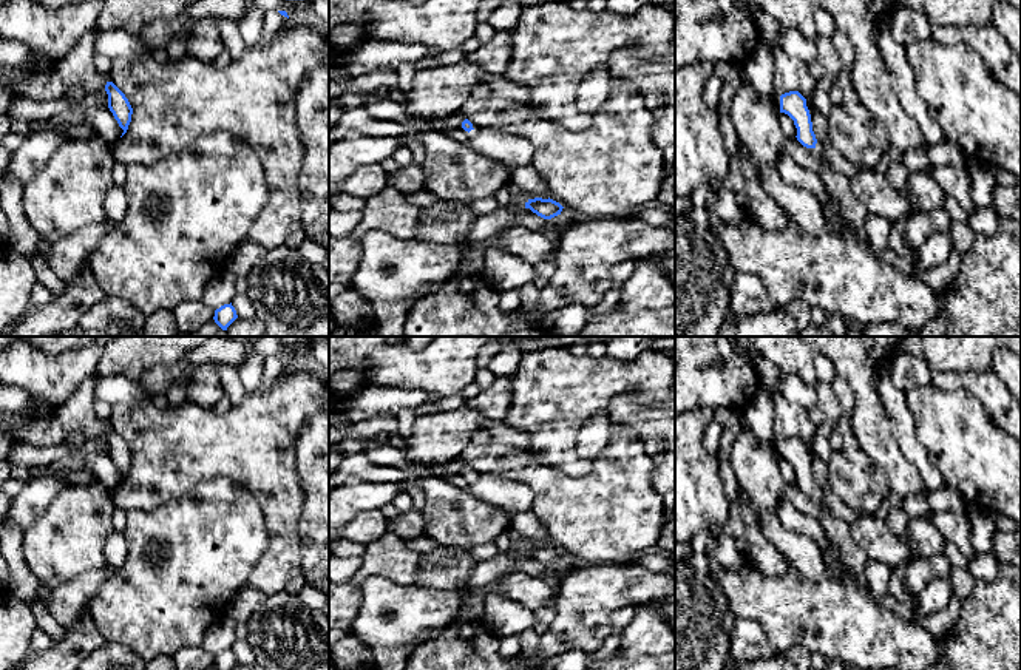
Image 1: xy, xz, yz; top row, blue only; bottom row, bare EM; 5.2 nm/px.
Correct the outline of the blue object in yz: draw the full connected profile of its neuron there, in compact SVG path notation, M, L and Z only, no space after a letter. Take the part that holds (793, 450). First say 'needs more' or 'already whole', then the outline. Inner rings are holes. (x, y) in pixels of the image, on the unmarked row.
already whole | M789 437L780 442L780 459L788 460L797 474L797 486L806 494L816 494L817 485L812 477L811 460L806 445L799 437Z

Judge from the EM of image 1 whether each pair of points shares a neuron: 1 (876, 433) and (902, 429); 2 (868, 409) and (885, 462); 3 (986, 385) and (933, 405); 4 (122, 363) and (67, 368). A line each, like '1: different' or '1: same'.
1: different
2: same
3: different
4: different

